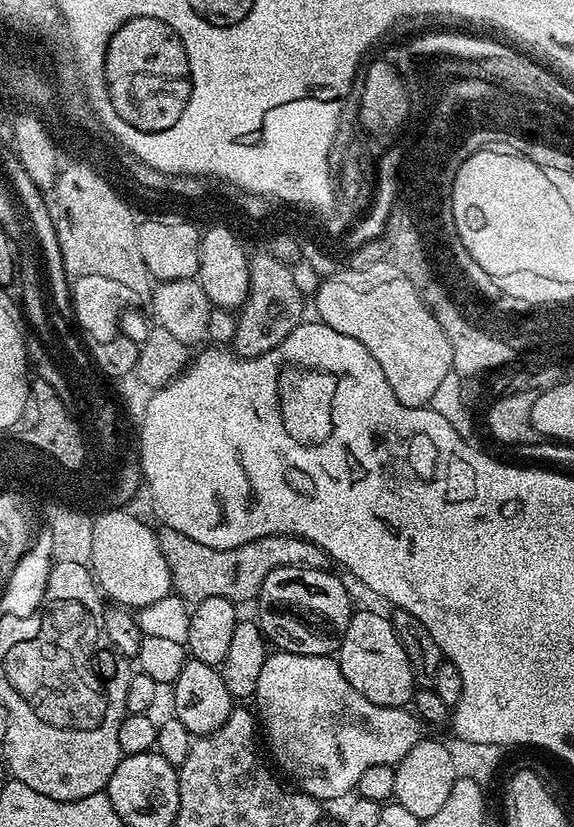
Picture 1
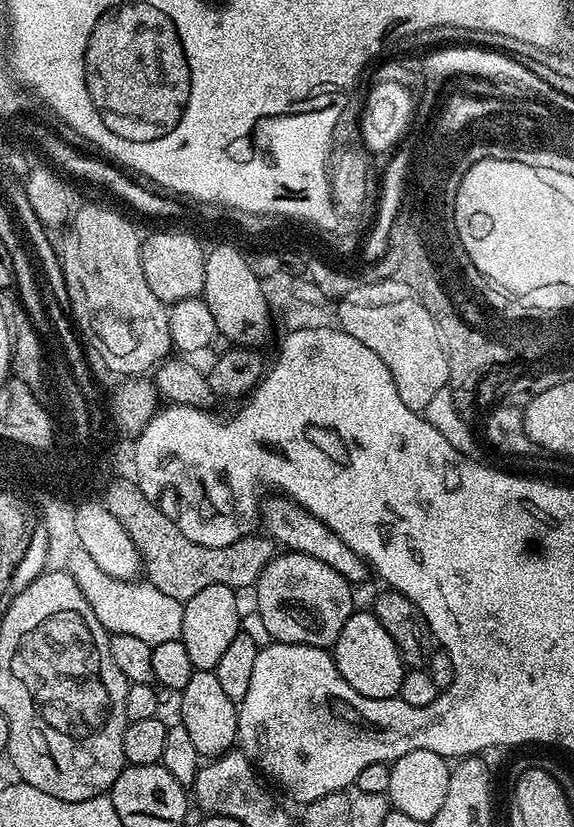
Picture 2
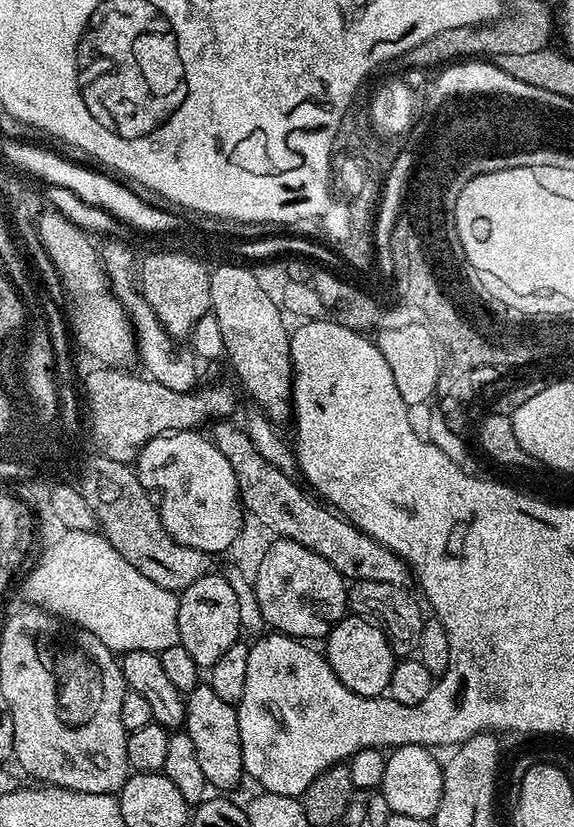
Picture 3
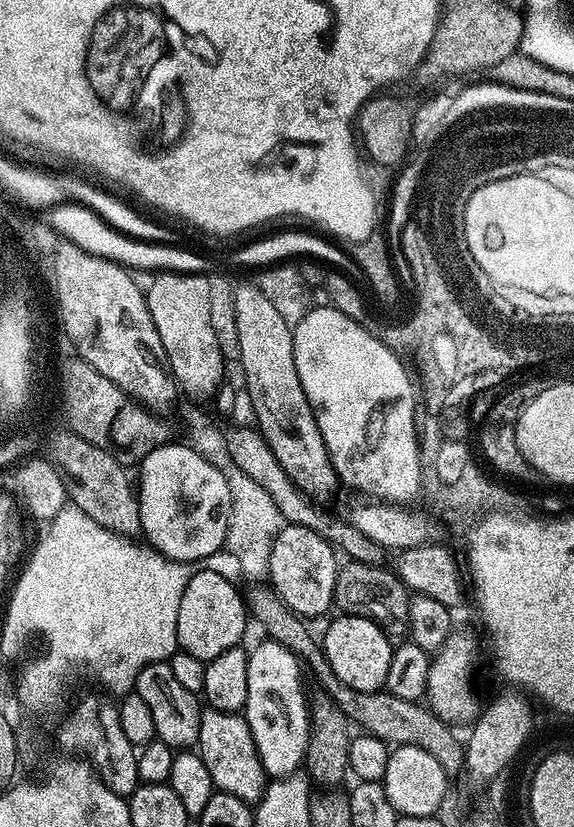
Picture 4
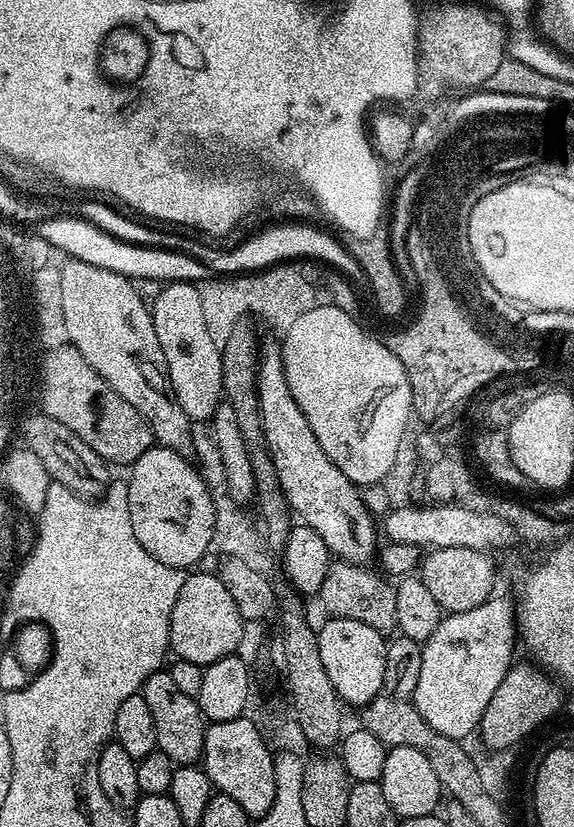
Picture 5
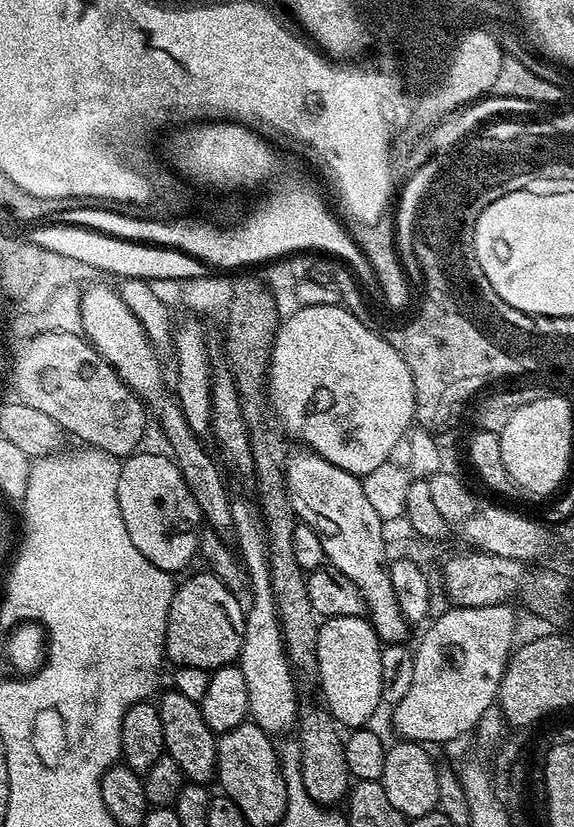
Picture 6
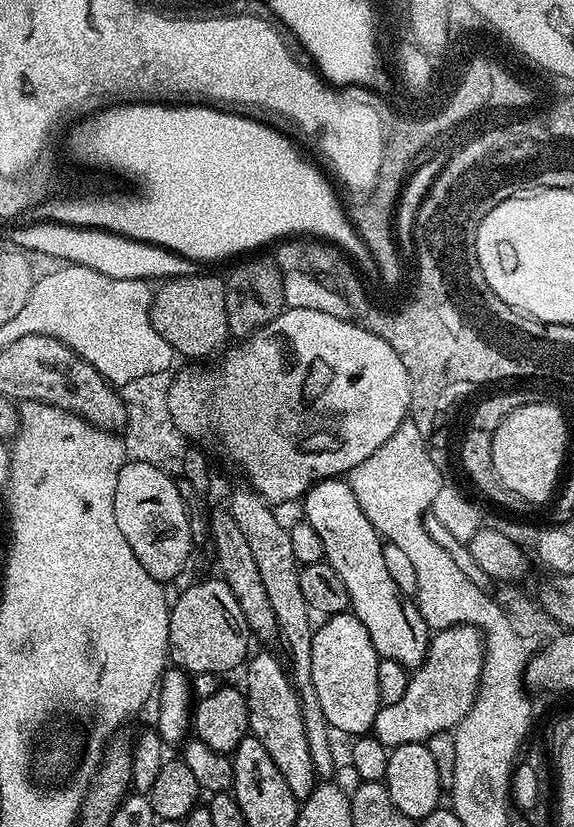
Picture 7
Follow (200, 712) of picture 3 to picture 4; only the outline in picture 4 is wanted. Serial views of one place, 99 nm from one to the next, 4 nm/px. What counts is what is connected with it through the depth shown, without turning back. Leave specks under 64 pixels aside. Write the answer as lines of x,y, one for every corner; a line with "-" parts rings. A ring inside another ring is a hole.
205,707
200,713
198,751
202,762
206,762
206,770
210,770
213,789
234,794
234,798
243,800
249,806
255,805
264,795
266,773
243,715

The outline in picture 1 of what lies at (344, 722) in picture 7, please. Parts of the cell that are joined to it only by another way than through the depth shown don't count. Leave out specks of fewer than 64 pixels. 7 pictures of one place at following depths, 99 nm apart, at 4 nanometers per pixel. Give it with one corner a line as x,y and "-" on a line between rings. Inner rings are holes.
353,611
350,626
346,626
346,634
340,643
338,667
346,682
350,682
362,698
370,698
370,702
378,706
400,710
413,703
414,681
410,658
406,658
406,650
402,650
402,642
398,642
398,634
394,634
392,621
387,615

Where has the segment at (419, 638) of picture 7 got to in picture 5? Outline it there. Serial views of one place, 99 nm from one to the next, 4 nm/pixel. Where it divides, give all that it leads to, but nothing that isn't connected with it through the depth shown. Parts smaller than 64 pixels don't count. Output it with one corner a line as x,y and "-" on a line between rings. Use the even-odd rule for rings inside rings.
268,340
259,345
260,363
257,369
257,388
260,398
260,417
264,427
264,442
268,445
268,453
272,456
274,470
278,470
278,482
282,486
284,496
288,500
288,507
303,523
316,531
326,542
329,553
335,554
341,560
347,560
350,564
361,566
369,563
368,559
375,557
378,552
376,544
376,530
378,534
378,524
374,521
373,513
368,511
364,505
364,498
361,489
352,483
334,462
318,446
318,438
314,438
314,430
310,430
310,422
306,422
306,414
298,406
298,402
288,389
286,382
286,370
284,369
284,359
280,353
281,345
272,340

